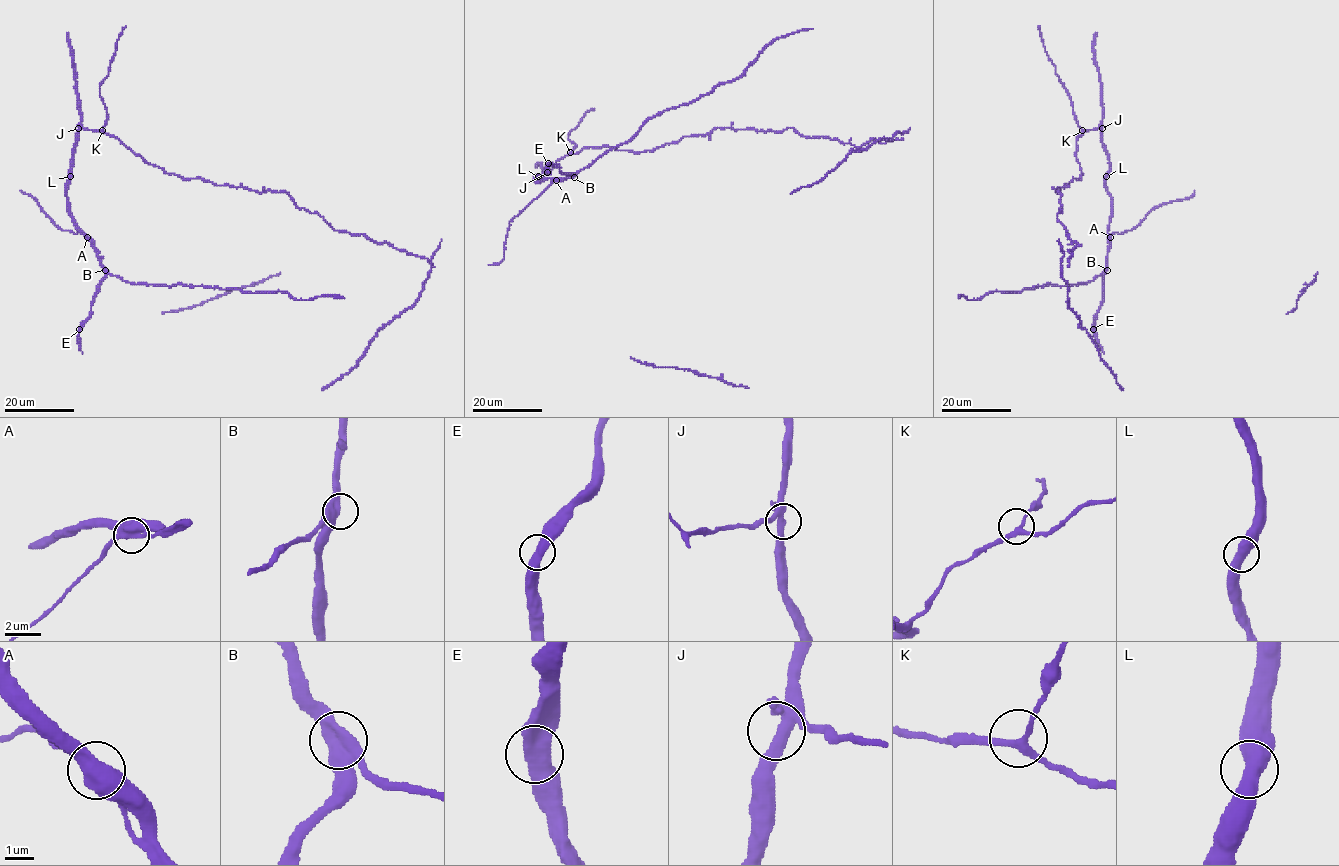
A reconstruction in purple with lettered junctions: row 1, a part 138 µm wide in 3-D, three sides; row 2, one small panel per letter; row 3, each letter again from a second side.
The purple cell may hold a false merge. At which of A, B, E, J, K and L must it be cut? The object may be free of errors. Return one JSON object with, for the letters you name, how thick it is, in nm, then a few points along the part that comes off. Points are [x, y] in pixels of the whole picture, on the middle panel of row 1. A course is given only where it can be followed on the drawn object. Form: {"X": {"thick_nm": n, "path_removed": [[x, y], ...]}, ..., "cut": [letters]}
{"cut": []}

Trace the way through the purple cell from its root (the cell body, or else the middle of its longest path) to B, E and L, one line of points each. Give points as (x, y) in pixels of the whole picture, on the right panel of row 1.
B: (1076, 155), (1076, 138), (1083, 131), (1100, 128), (1109, 160), (1105, 188), (1111, 200), (1107, 270)
E: (1076, 155), (1076, 138), (1100, 128), (1109, 160), (1105, 188), (1111, 218), (1103, 298), (1093, 329)
L: (1076, 155), (1076, 138), (1083, 131), (1100, 128), (1109, 160), (1106, 176)

